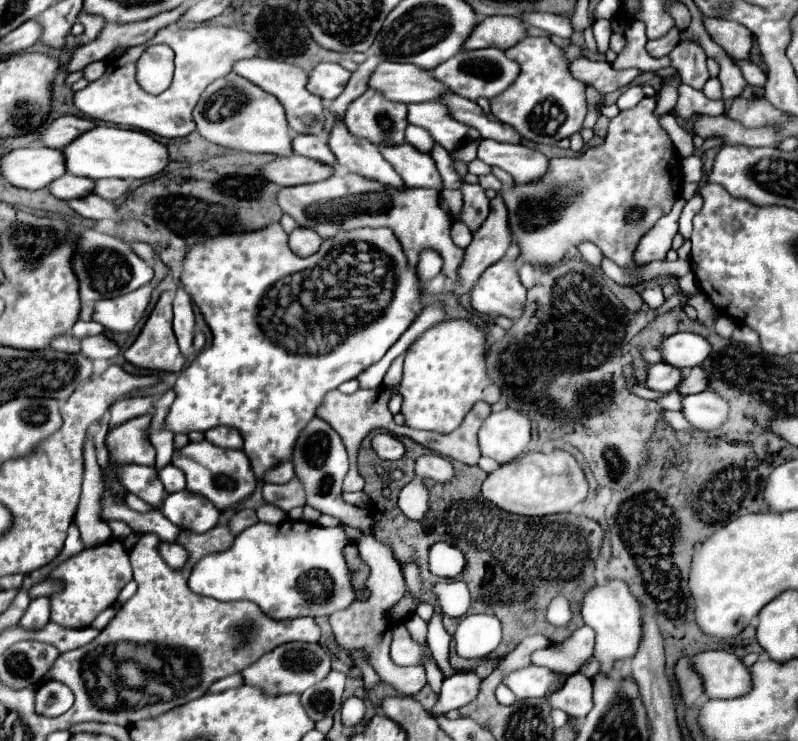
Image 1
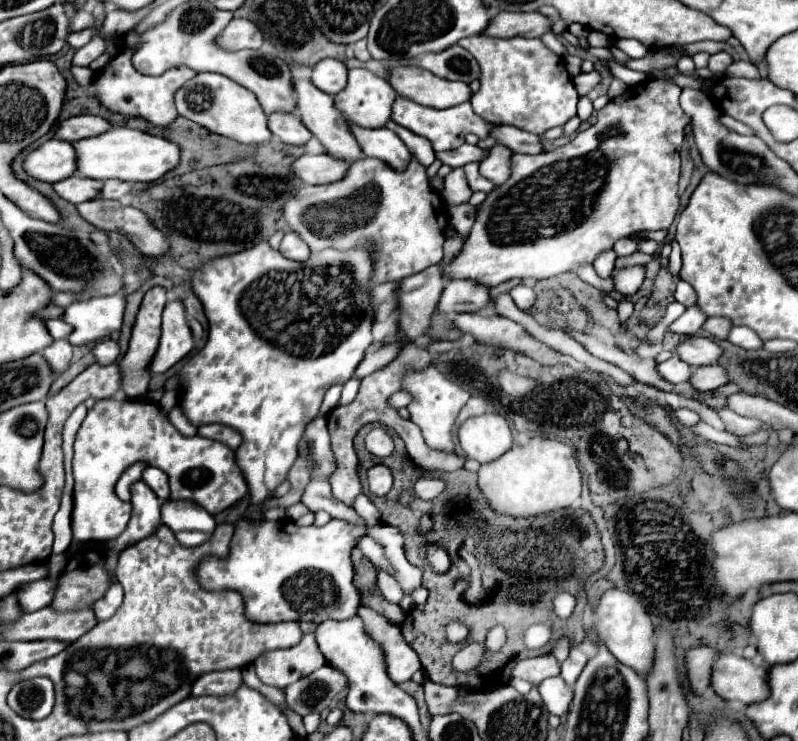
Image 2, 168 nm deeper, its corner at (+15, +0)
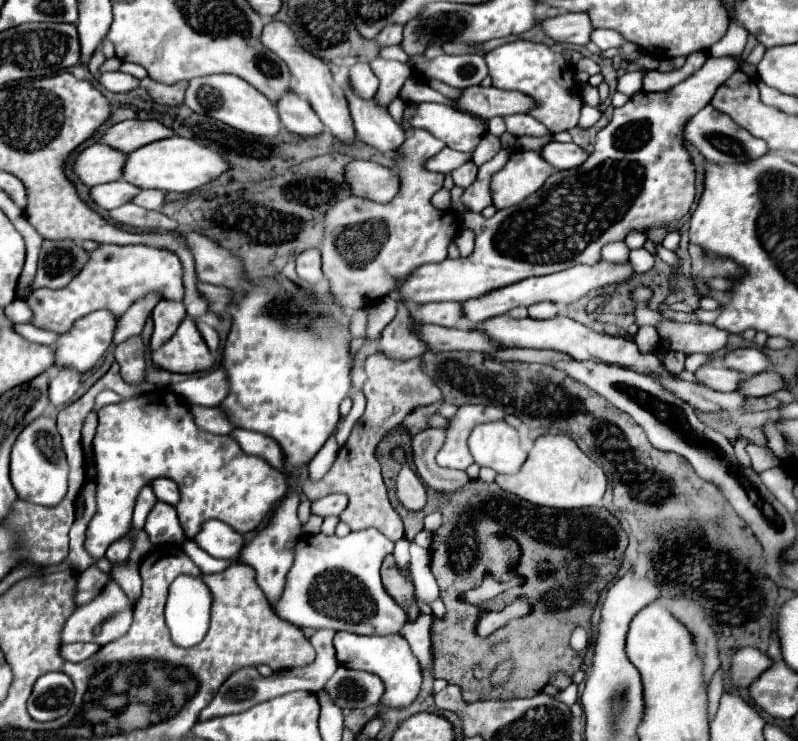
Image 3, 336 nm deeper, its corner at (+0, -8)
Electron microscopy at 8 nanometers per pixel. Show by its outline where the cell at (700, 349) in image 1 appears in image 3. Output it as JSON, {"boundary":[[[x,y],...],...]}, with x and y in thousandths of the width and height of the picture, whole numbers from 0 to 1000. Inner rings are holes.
{"boundary":[[[945,468],[912,474],[905,482],[905,493],[910,498],[917,498],[917,501],[930,501],[932,506],[947,506],[952,501],[965,498],[962,495],[962,484],[955,479],[952,471],[945,471]]]}

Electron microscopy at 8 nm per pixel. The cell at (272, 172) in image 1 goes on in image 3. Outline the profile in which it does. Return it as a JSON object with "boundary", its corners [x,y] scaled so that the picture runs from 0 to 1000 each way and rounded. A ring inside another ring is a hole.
{"boundary":[[[441,217],[431,228],[431,247],[446,266],[484,274],[496,263],[499,242],[486,225],[466,217]]]}

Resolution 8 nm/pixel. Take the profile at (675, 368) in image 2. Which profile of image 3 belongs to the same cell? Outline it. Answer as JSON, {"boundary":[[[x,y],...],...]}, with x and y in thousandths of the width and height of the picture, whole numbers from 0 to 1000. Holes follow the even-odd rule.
{"boundary":[[[880,493],[870,506],[877,520],[885,520],[897,528],[922,528],[925,514],[930,511],[930,503],[925,501],[912,501],[907,495],[892,495],[892,493]]]}

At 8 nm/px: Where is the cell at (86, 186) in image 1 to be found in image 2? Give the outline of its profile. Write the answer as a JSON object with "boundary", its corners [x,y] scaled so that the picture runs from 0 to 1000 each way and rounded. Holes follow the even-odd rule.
{"boundary":[[[91,236],[91,239],[84,239],[74,247],[66,247],[66,255],[84,271],[89,274],[102,274],[102,271],[112,271],[112,269],[119,269],[127,263],[127,252],[129,252],[129,244],[122,244],[122,242],[112,242],[112,239],[102,239],[102,236]]]}

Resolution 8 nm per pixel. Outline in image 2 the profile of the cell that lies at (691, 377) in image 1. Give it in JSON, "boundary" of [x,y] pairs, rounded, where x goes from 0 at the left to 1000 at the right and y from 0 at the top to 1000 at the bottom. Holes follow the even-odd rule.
{"boundary":[[[901,493],[873,495],[866,509],[866,520],[876,528],[893,528],[893,525],[901,525],[911,517],[914,517],[914,506],[909,506],[909,498]]]}

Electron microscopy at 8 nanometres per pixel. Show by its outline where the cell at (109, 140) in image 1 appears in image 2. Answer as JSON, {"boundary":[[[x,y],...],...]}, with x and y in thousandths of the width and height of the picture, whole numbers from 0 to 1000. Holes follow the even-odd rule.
{"boundary":[[[147,171],[142,177],[134,177],[124,185],[102,188],[91,193],[96,204],[96,233],[114,242],[152,242],[152,244],[179,244],[192,247],[202,242],[207,233],[222,225],[222,217],[227,215],[227,204],[219,193],[214,193],[207,185],[194,185],[172,174],[162,171]]]}

